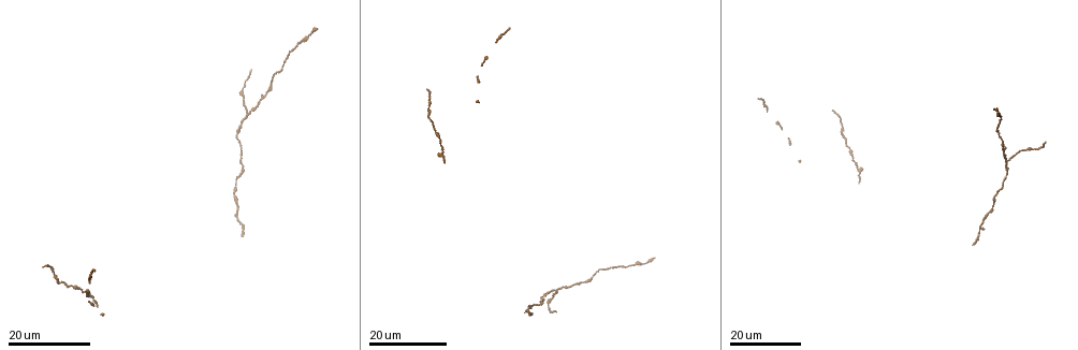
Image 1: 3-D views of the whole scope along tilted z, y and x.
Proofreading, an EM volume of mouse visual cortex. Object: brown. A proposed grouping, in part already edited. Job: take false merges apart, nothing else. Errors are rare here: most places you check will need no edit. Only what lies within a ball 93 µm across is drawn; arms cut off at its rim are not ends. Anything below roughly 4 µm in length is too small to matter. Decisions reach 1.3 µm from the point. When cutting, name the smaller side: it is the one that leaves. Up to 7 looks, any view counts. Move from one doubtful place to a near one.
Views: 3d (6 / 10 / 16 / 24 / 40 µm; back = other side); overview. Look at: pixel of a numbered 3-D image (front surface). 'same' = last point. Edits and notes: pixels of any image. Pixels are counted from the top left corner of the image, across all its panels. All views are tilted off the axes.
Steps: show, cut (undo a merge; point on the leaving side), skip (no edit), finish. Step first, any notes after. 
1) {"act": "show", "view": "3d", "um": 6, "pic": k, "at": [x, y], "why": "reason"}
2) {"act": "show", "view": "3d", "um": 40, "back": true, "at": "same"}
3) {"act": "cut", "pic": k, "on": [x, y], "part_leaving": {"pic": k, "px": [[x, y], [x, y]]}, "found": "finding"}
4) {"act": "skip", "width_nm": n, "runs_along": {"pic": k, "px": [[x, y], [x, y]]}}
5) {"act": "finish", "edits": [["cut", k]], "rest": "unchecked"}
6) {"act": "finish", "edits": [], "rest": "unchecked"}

{"act": "show", "view": "3d", "um": 24, "pic": 1, "at": [238, 133], "why": "sudden change in width"}

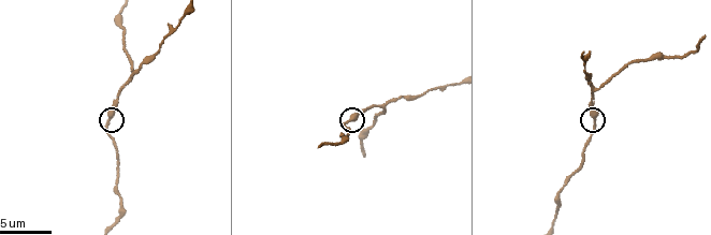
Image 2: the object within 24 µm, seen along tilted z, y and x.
{"act": "show", "view": "3d", "um": 10, "pic": 2, "at": [594, 121], "why": "zoom in"}

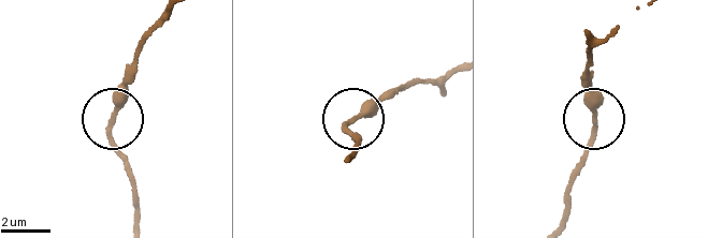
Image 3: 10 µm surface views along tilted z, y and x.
{"act": "skip", "runs_along": {"pic": 3, "px": [[134, 218], [129, 170], [113, 132], [113, 95], [125, 68]]}, "found": "one neuron here"}

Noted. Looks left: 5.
{"act": "show", "view": "3d", "um": 10, "pic": 2, "at": [385, 105]}

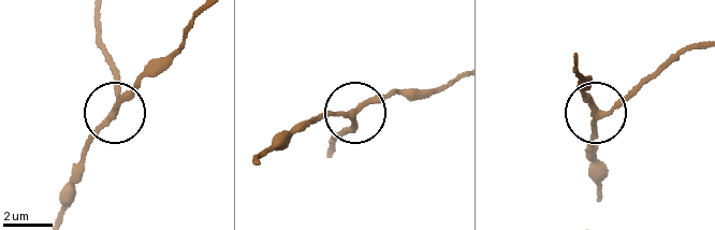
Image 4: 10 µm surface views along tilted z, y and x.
{"act": "show", "view": "3d", "um": 6, "pic": 4, "at": [113, 111], "why": "zoom in"}

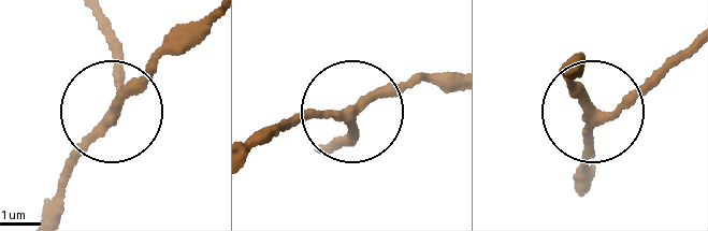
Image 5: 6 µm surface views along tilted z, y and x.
{"act": "skip", "arms": 3, "runs_along": {"pic": 5, "px": [[589, 162], [592, 114], [621, 107], [693, 45]]}, "found": "one neuron here"}

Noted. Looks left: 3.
{"act": "show", "view": "3d", "um": 16, "pic": 2, "at": [179, 18], "why": "thick turns thin"}

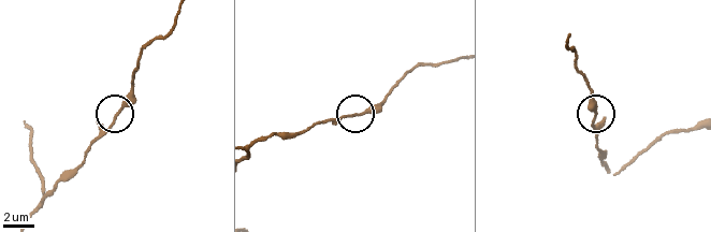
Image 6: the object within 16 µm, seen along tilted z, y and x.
{"act": "skip", "runs_along": {"pic": 6, "px": [[30, 215], [83, 159], [132, 92]]}, "found": "all the same neuron"}

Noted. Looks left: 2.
{"act": "finish", "edits": [], "rest": "unchecked"}

